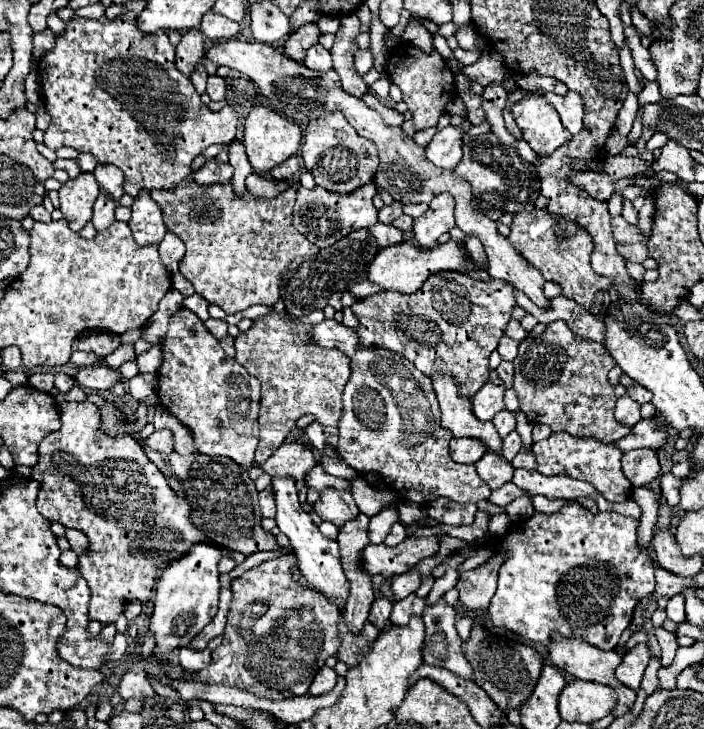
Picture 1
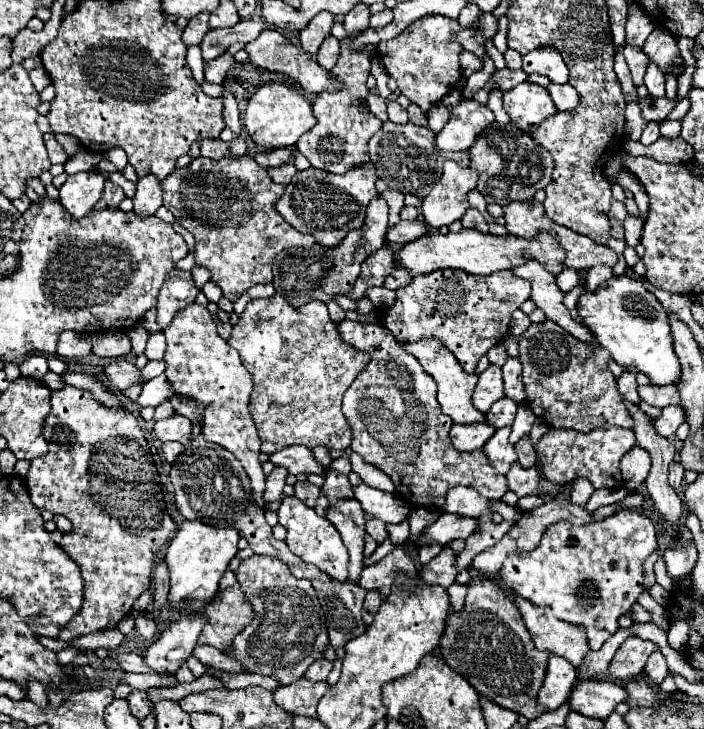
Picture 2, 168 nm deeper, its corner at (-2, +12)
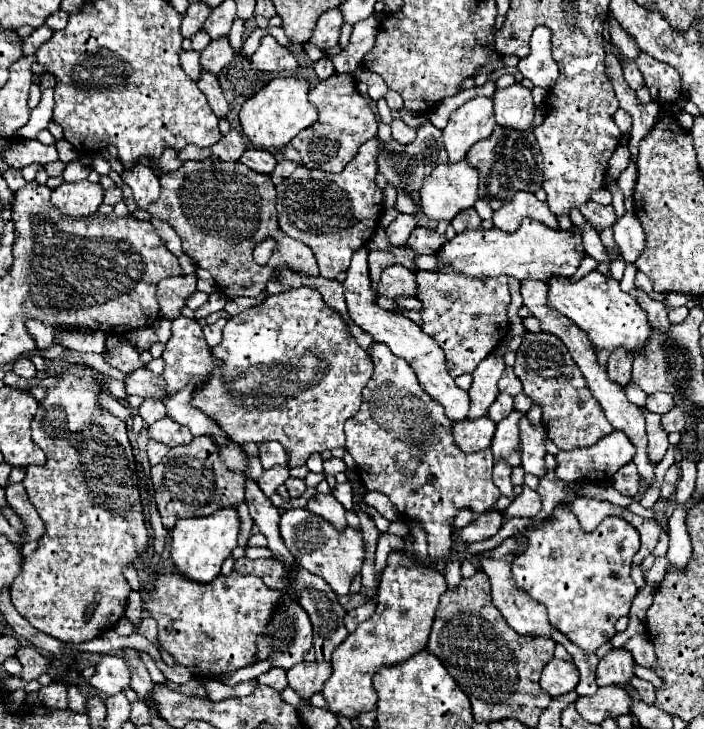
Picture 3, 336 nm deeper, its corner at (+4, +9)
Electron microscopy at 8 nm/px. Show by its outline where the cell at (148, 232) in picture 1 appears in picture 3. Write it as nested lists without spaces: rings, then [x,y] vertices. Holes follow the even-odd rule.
[[[138,163],[138,167],[134,171],[124,171],[122,179],[126,185],[132,187],[134,201],[136,201],[138,209],[148,209],[148,205],[154,203],[160,195],[158,177],[152,173],[150,167],[146,167],[142,163]]]

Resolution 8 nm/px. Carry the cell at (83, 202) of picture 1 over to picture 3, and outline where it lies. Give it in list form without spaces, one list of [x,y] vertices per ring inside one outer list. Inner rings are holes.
[[[88,179],[76,183],[62,183],[52,191],[54,207],[68,217],[86,217],[102,203],[102,185],[90,183]]]

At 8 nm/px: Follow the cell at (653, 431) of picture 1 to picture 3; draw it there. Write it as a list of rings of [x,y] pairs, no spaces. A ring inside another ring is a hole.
[[[674,407],[670,409],[668,413],[662,415],[662,429],[666,433],[672,433],[672,431],[682,431],[682,427],[686,427],[686,411],[682,411],[682,407]]]

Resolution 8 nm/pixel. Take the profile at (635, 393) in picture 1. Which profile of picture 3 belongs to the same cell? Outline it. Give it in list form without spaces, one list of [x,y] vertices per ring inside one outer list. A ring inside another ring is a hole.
[[[658,391],[658,393],[648,395],[648,399],[646,399],[646,409],[652,411],[652,413],[664,415],[664,413],[668,413],[672,407],[674,407],[674,399],[672,399],[670,393],[660,393],[660,391]]]

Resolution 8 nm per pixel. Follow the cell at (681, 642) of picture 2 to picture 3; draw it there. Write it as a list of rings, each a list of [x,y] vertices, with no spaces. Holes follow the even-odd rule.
[[[612,649],[608,651],[596,669],[596,681],[600,687],[604,685],[628,685],[634,677],[636,661],[628,649]]]

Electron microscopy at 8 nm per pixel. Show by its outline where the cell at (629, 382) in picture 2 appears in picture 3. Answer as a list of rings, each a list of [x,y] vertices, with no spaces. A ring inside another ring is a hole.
[[[614,351],[614,355],[610,355],[606,371],[614,383],[624,387],[630,381],[630,367],[632,367],[630,355],[626,355],[626,351]]]

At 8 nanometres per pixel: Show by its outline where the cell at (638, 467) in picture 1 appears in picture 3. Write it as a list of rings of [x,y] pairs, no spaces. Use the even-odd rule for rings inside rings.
[[[630,461],[626,463],[614,477],[612,477],[612,487],[616,491],[620,491],[622,495],[628,495],[628,497],[634,497],[638,493],[638,483],[640,483],[640,477],[638,477],[638,471],[636,471],[636,465]]]

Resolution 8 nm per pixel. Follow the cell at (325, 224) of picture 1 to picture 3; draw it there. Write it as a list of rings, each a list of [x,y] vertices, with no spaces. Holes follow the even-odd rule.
[[[372,139],[338,175],[298,165],[284,183],[276,185],[280,229],[314,251],[322,277],[334,279],[340,271],[346,271],[354,251],[364,247],[378,227],[384,207],[382,191],[376,187],[376,153],[378,139]]]

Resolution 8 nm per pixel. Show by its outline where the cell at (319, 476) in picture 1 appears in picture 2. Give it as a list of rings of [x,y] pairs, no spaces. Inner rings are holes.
[[[288,446],[270,454],[270,462],[274,466],[284,466],[290,474],[320,474],[324,468],[314,460],[312,450],[306,446]]]

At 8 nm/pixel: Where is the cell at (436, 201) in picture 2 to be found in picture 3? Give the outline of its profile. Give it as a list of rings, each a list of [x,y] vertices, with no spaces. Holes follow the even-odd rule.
[[[466,161],[438,165],[432,171],[432,175],[426,179],[424,187],[420,189],[422,213],[438,223],[440,221],[450,223],[450,219],[454,219],[460,211],[472,207],[476,199],[478,199],[478,171],[474,171],[474,167],[470,167]]]

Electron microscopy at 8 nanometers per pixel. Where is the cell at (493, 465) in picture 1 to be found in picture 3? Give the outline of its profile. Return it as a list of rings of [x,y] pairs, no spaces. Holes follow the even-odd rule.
[[[512,411],[506,419],[496,425],[496,433],[492,439],[492,455],[494,461],[506,461],[512,467],[520,465],[520,451],[518,451],[518,419],[522,417],[520,411]]]

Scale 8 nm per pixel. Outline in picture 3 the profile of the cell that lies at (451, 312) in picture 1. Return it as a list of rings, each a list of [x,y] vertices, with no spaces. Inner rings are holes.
[[[416,271],[416,297],[422,303],[422,331],[436,339],[446,353],[446,365],[452,377],[472,373],[508,335],[508,277],[466,277],[438,271]]]

